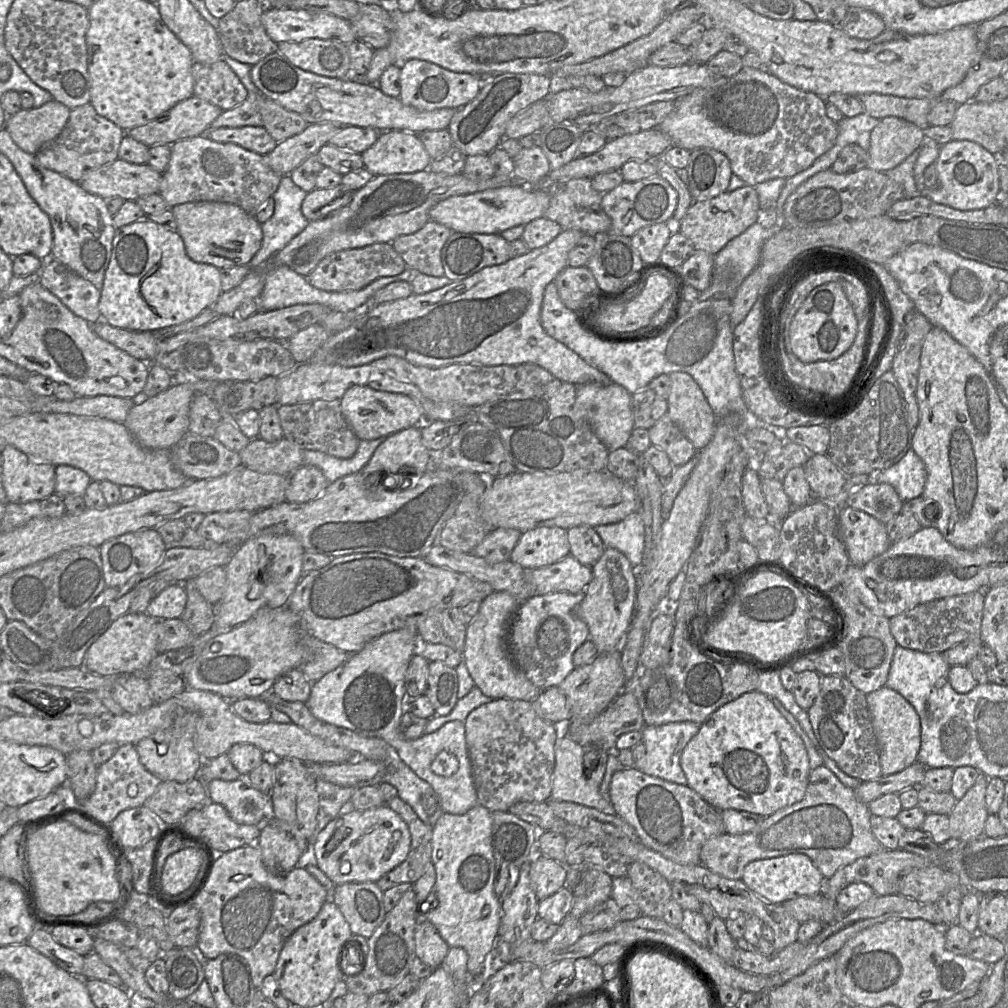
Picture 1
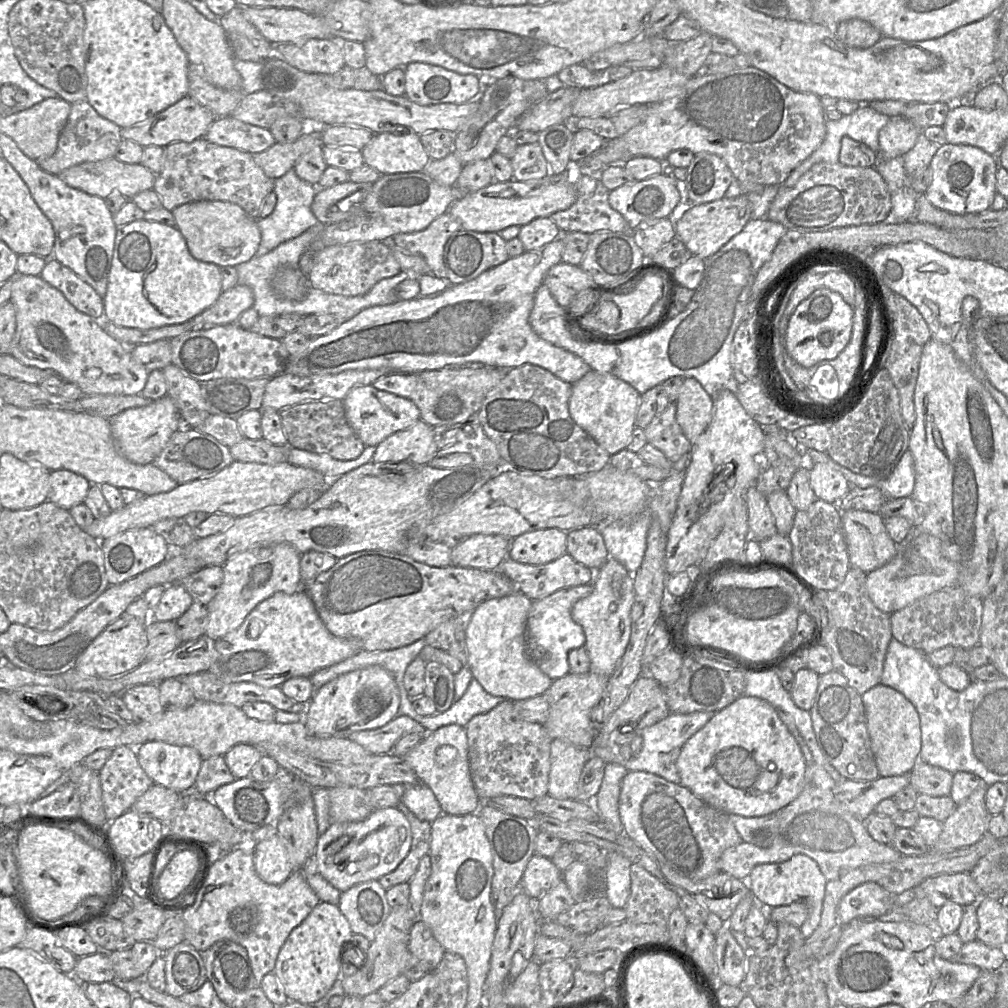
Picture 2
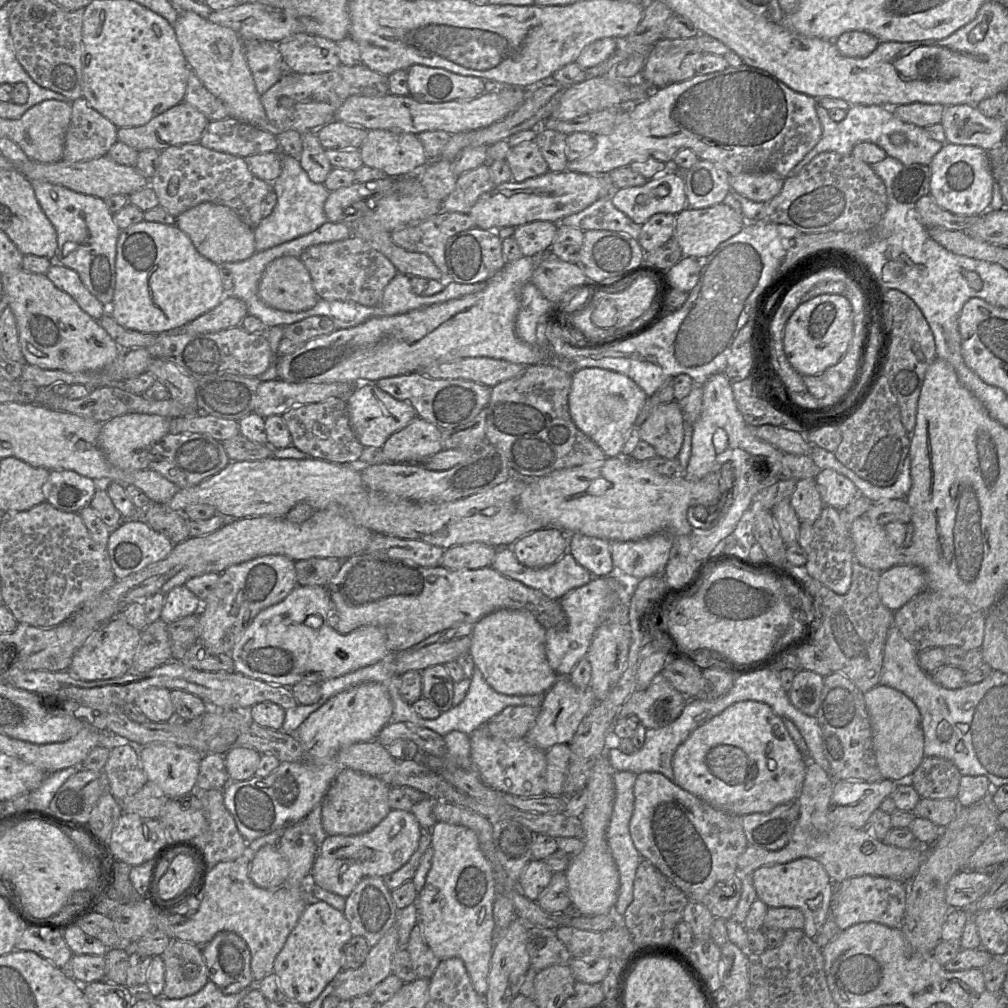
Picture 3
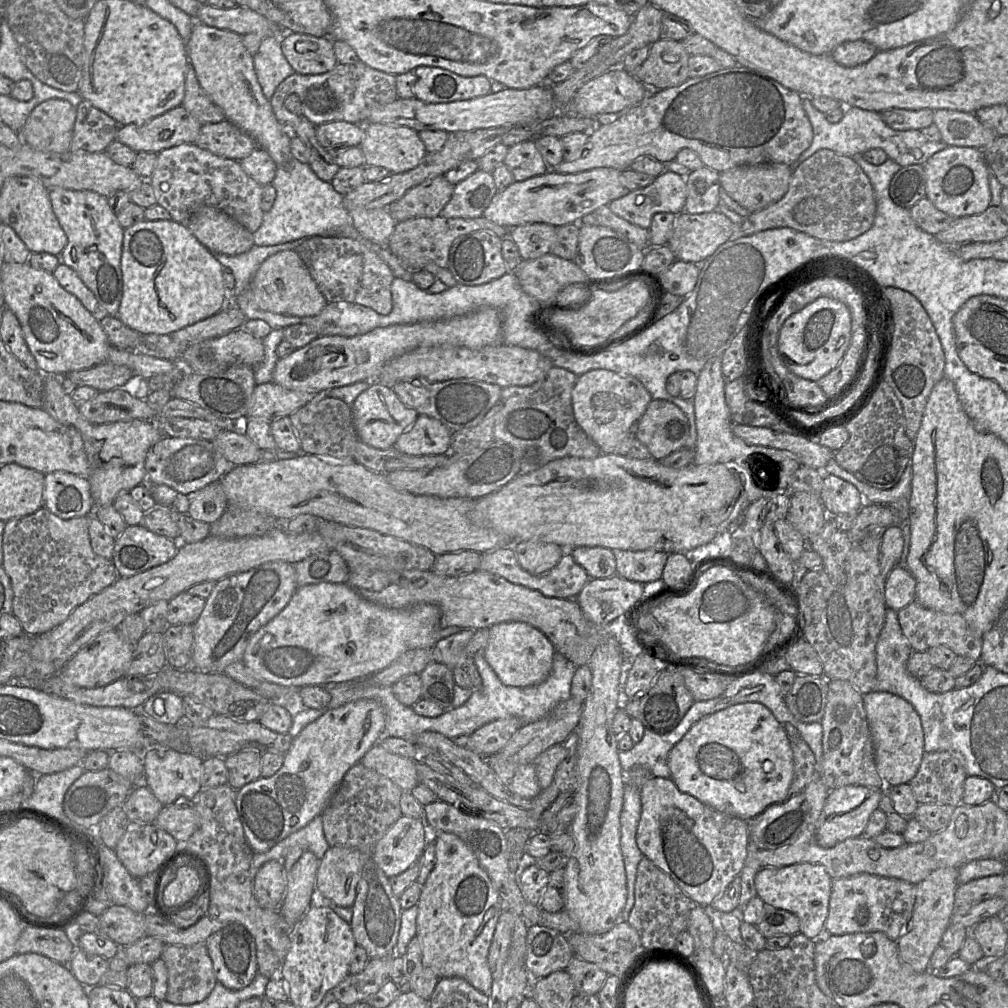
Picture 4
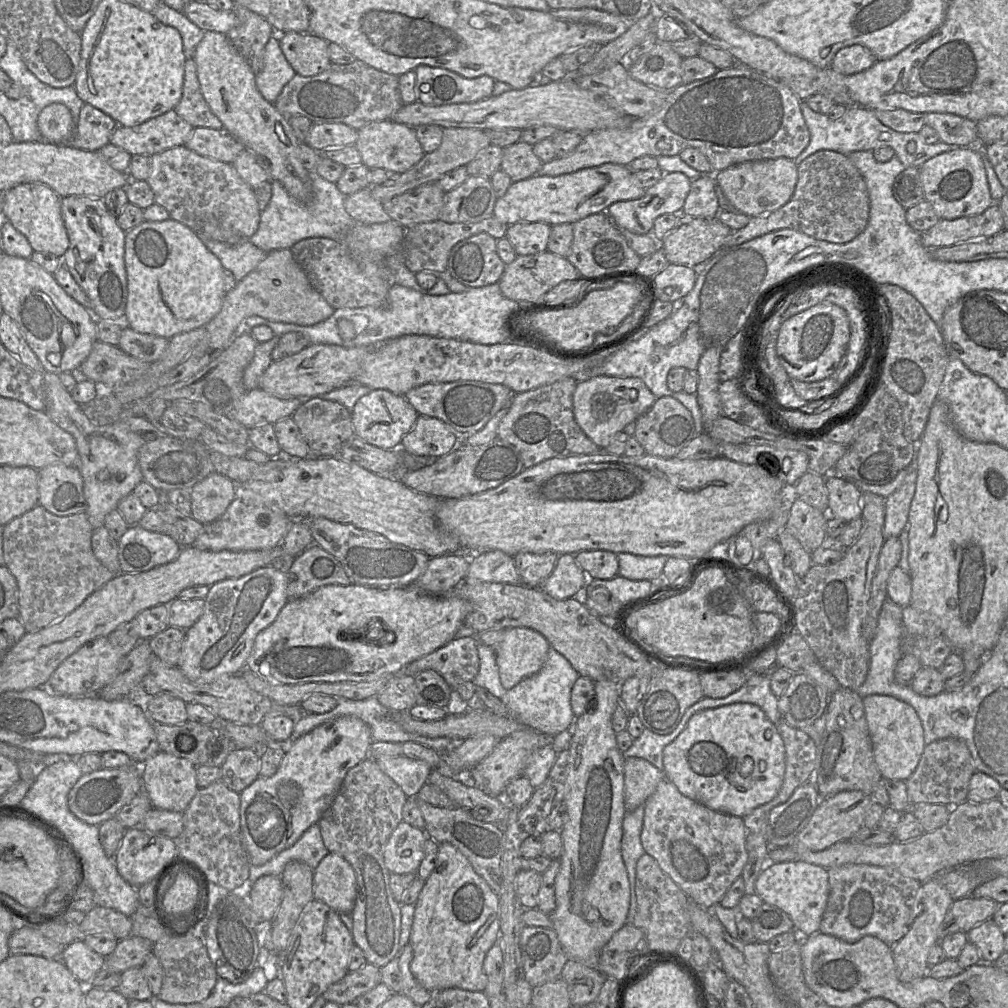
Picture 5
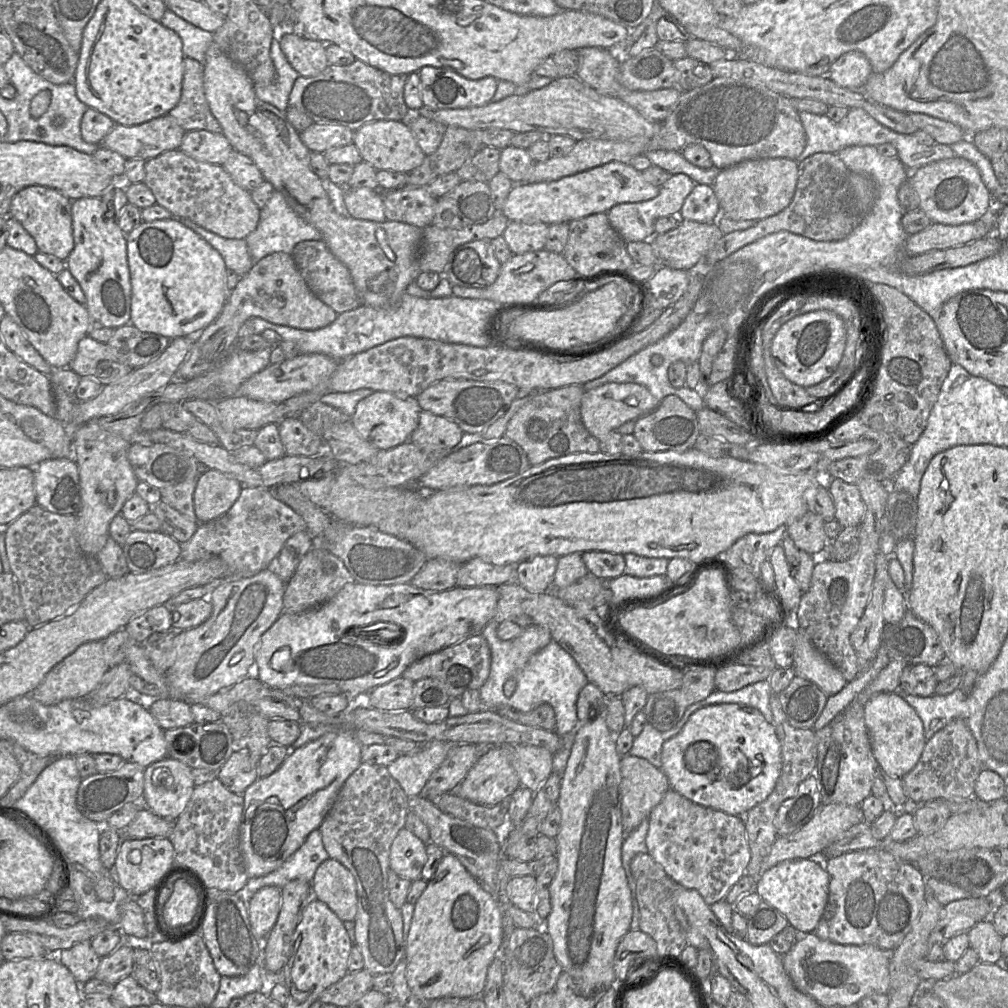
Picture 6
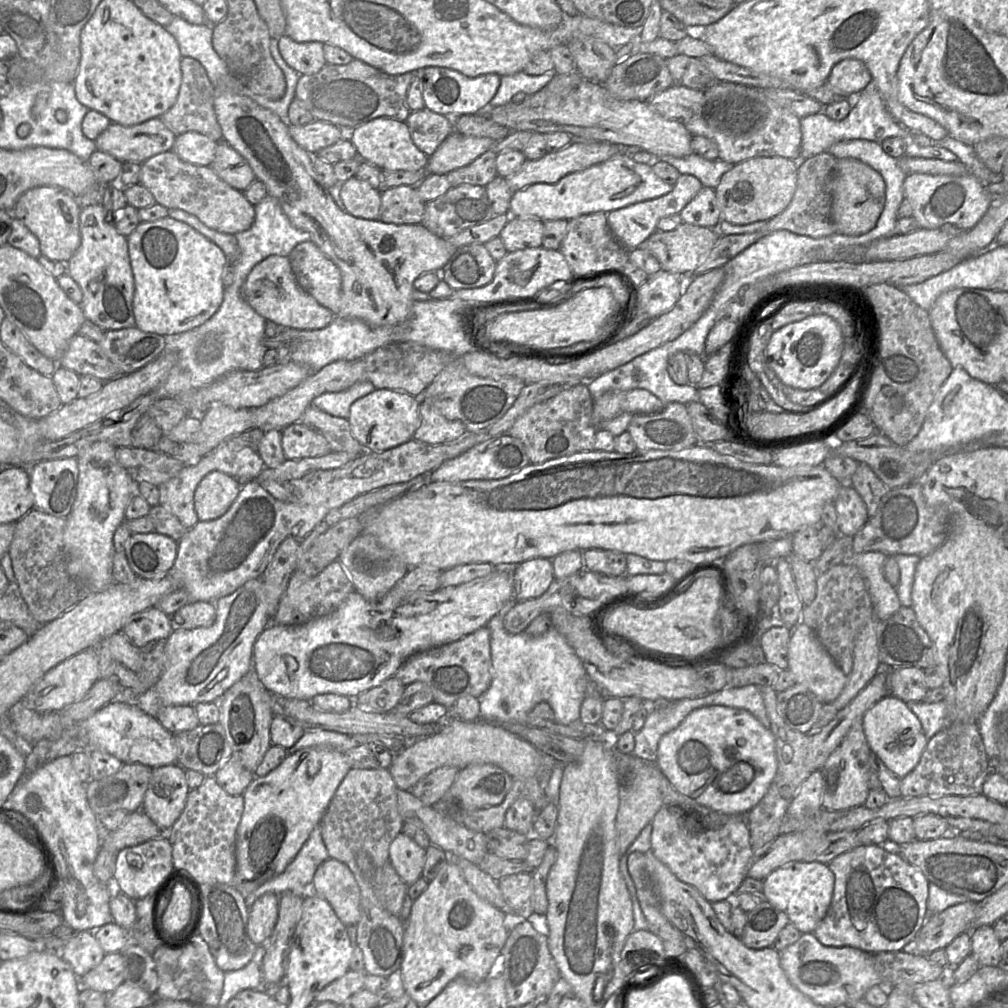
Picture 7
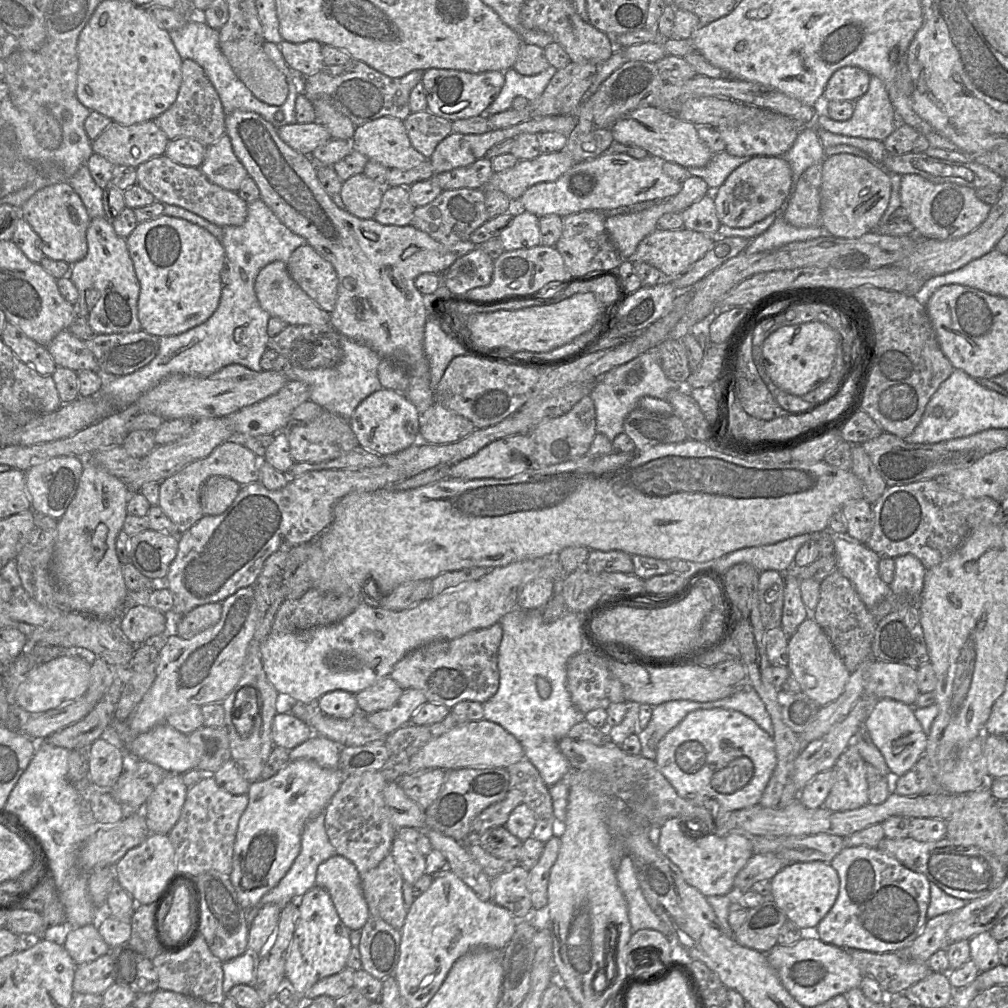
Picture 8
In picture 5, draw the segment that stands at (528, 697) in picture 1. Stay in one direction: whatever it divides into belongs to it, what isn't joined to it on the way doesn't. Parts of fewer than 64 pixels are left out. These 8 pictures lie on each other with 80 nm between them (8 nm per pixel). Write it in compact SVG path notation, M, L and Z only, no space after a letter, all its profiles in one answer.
M531 628L504 629L501 640L493 646L502 686L512 689L521 680L536 674L545 664L550 647L547 639Z

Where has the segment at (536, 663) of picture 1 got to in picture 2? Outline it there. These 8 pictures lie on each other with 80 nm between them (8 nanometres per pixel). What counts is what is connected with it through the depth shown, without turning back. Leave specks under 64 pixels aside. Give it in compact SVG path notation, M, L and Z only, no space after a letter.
M593 584L560 589L551 595L532 602L526 624L527 651L530 659L553 681L570 671L568 654L585 645L585 632L571 616L573 605L593 591Z

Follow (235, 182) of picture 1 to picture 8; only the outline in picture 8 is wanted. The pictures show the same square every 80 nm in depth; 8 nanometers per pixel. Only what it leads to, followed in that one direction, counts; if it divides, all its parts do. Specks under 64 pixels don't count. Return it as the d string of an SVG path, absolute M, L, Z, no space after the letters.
M164 154L137 167L137 184L152 194L156 201L184 208L221 228L241 226L248 216L248 204L237 192L213 184L199 168L175 163Z

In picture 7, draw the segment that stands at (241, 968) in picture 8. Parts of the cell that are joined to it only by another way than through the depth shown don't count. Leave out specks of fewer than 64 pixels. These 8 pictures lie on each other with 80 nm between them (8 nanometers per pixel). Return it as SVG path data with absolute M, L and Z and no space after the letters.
M253 958L245 967L235 971L224 972L223 991L219 1006L227 1003L245 989L259 989L263 986L260 959Z

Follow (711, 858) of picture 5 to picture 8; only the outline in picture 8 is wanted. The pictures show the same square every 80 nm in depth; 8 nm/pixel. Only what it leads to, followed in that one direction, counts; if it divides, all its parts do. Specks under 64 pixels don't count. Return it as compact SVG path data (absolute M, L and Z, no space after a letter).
M677 818L668 819L660 824L658 848L680 869L685 881L699 890L705 897L716 895L734 895L734 879L752 857L752 837L743 832L729 831L725 835L695 835L699 831L689 831L687 823L680 823Z

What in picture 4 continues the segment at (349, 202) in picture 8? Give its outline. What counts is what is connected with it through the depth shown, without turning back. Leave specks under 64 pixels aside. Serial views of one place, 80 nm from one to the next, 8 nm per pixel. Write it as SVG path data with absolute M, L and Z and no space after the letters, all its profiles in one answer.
M355 208L349 211L354 228L367 240L389 247L396 220L385 208Z

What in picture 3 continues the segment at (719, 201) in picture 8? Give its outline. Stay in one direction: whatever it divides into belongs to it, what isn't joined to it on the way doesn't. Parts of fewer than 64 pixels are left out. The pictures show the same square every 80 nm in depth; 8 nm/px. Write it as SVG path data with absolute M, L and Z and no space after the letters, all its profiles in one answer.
M746 172L730 175L732 192L754 202L768 202L778 195L785 178L769 172Z

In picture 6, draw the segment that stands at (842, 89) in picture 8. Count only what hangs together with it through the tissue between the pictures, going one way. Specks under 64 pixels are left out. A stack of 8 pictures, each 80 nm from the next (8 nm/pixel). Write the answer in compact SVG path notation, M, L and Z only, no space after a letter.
M853 50L834 61L827 76L841 87L861 90L872 73L868 58L862 52Z

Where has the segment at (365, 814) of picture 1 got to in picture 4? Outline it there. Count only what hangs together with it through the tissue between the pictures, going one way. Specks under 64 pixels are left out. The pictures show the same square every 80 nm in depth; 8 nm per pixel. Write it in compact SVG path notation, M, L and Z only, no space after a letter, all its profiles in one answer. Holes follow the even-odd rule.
M401 816L378 841L374 860L390 878L416 863L426 846L428 825L422 818ZM329 846L317 869L316 890L335 905L351 908L363 865L358 850Z

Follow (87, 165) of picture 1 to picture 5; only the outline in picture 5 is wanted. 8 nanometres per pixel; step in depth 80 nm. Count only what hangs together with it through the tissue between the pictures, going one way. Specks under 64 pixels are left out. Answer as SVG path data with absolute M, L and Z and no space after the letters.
M85 103L81 108L79 121L70 145L78 149L99 151L110 143L117 126L117 122L109 115L89 103Z

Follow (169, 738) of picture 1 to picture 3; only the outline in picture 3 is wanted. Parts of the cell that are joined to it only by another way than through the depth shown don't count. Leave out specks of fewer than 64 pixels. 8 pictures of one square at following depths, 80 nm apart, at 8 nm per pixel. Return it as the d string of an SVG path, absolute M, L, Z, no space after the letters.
M166 745L137 748L147 780L156 784L168 798L177 798L196 791L203 758L201 753Z

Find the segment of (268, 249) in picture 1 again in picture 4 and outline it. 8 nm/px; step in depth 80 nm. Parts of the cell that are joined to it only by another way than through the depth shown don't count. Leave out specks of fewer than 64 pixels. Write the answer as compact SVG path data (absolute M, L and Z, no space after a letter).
M292 158L277 167L271 183L277 196L270 211L265 212L260 228L253 233L256 246L272 246L306 239L313 236L352 238L376 253L391 269L394 277L411 281L413 273L398 259L388 247L365 239L353 226L349 212L344 206L343 195L338 193L331 182L321 180L310 165Z

